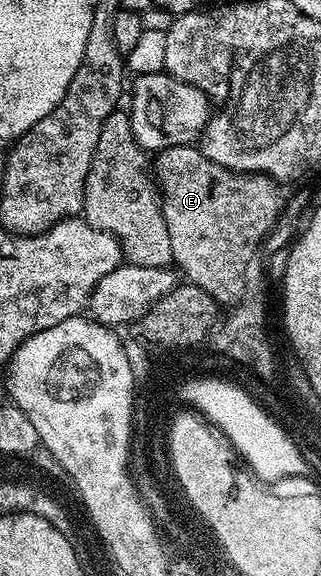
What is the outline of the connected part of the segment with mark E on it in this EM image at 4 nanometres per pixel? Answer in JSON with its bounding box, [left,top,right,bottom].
[153,146,284,305]

